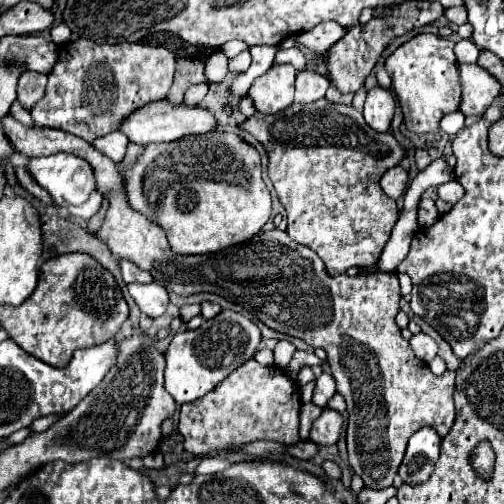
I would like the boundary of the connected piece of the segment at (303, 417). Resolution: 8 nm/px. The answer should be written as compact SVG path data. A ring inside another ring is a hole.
M304 403L302 409L300 409L300 439L302 441L310 441L310 427L312 423L320 417L322 409L316 407L314 403Z

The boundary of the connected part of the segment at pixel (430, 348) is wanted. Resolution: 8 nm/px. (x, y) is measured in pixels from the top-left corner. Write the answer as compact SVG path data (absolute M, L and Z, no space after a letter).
M416 333L416 335L412 335L412 337L410 337L410 347L412 347L414 355L416 355L420 361L424 361L424 363L432 361L432 359L436 357L436 351L438 351L436 341L434 341L432 337L428 337L426 333Z

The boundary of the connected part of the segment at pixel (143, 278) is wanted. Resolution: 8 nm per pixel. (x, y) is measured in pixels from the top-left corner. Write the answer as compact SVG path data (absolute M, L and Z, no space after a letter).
M122 259L120 261L120 271L122 271L122 277L126 283L150 283L152 281L152 275L142 271L138 265Z

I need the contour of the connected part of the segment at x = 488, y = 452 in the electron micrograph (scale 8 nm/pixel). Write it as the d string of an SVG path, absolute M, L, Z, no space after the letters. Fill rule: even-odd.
M482 441L474 451L472 451L472 467L476 469L476 475L484 481L488 481L488 477L492 477L492 465L496 461L496 455L492 453L492 445L488 445L488 441Z

